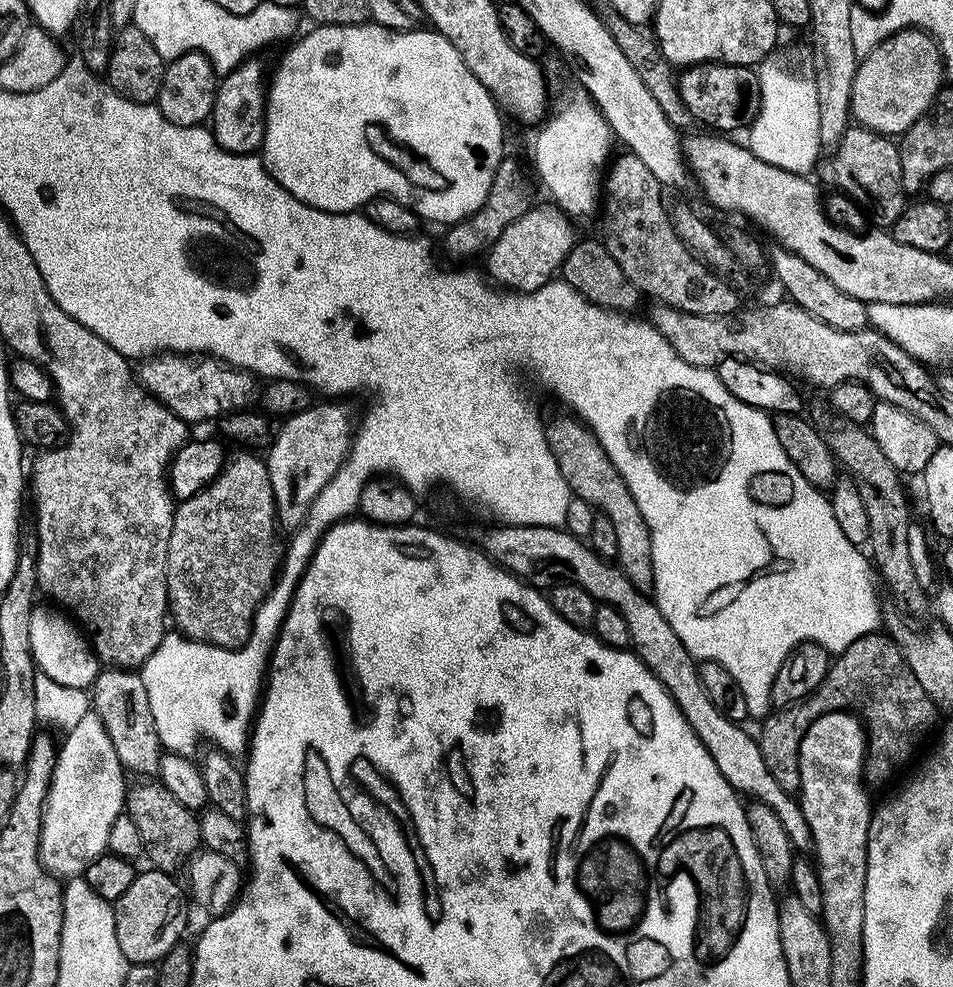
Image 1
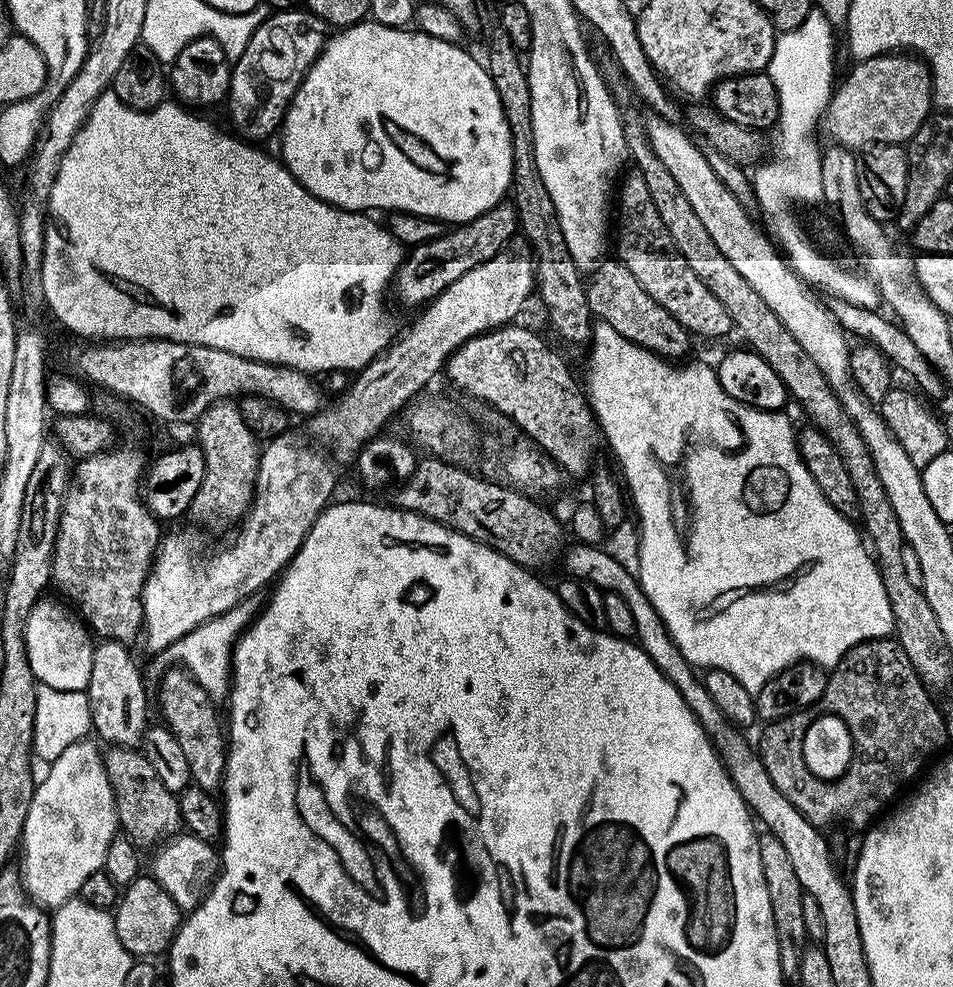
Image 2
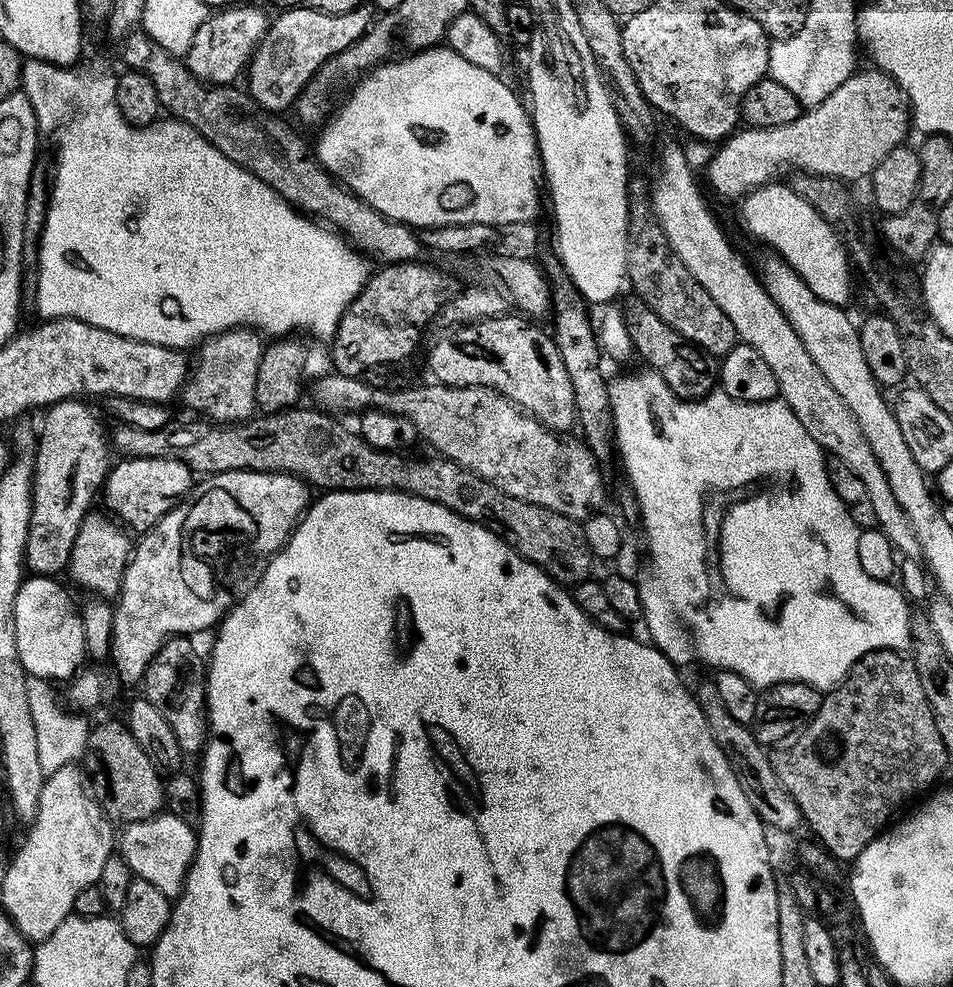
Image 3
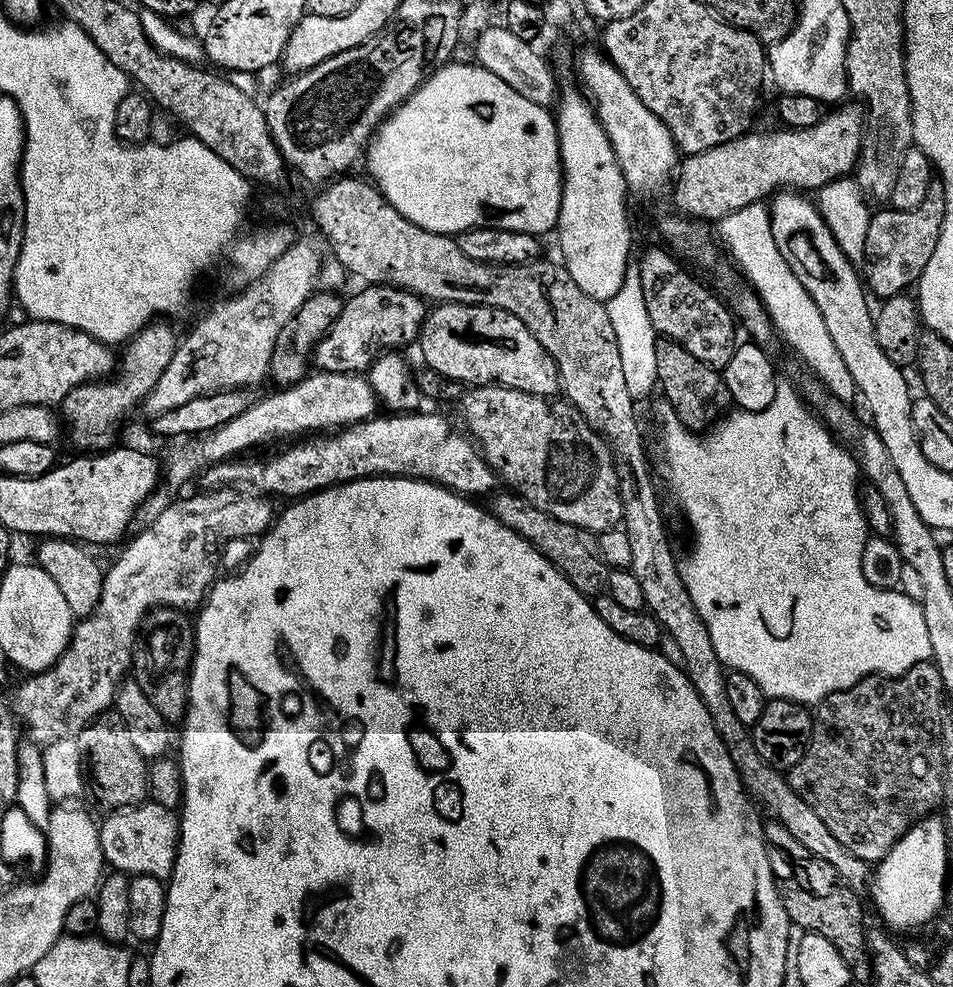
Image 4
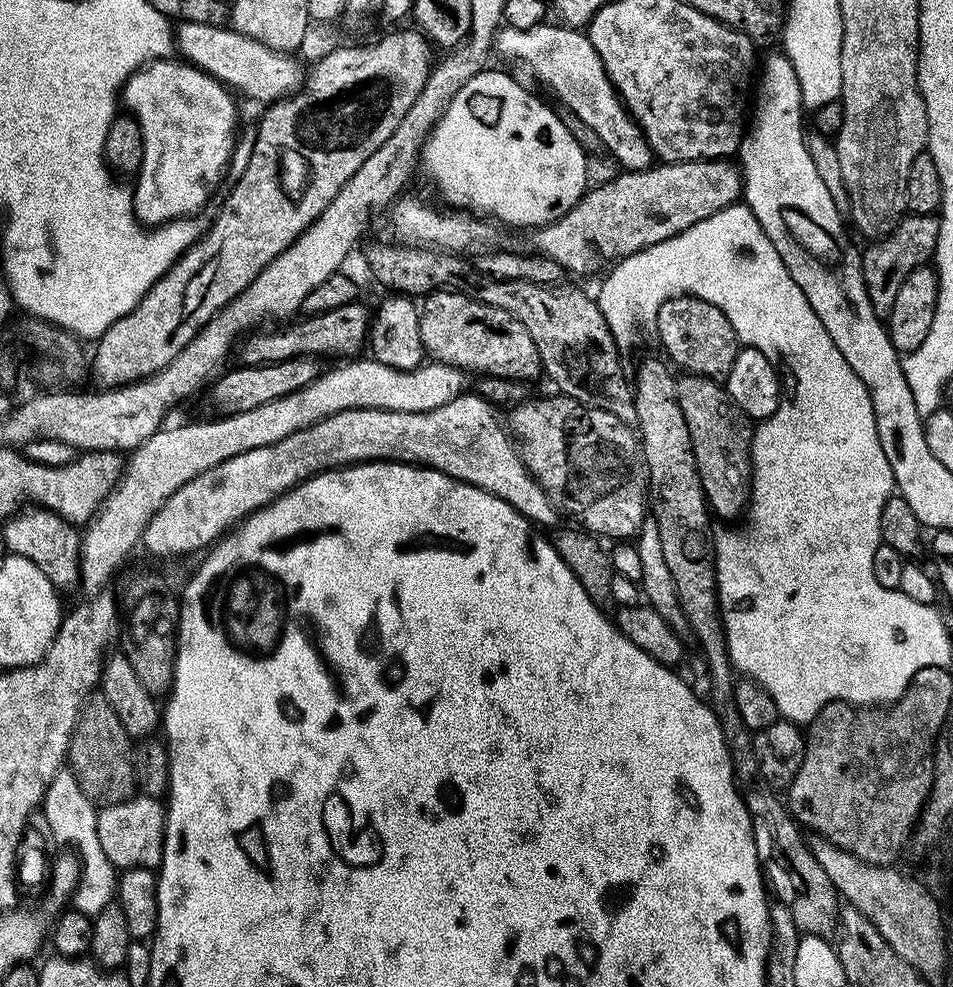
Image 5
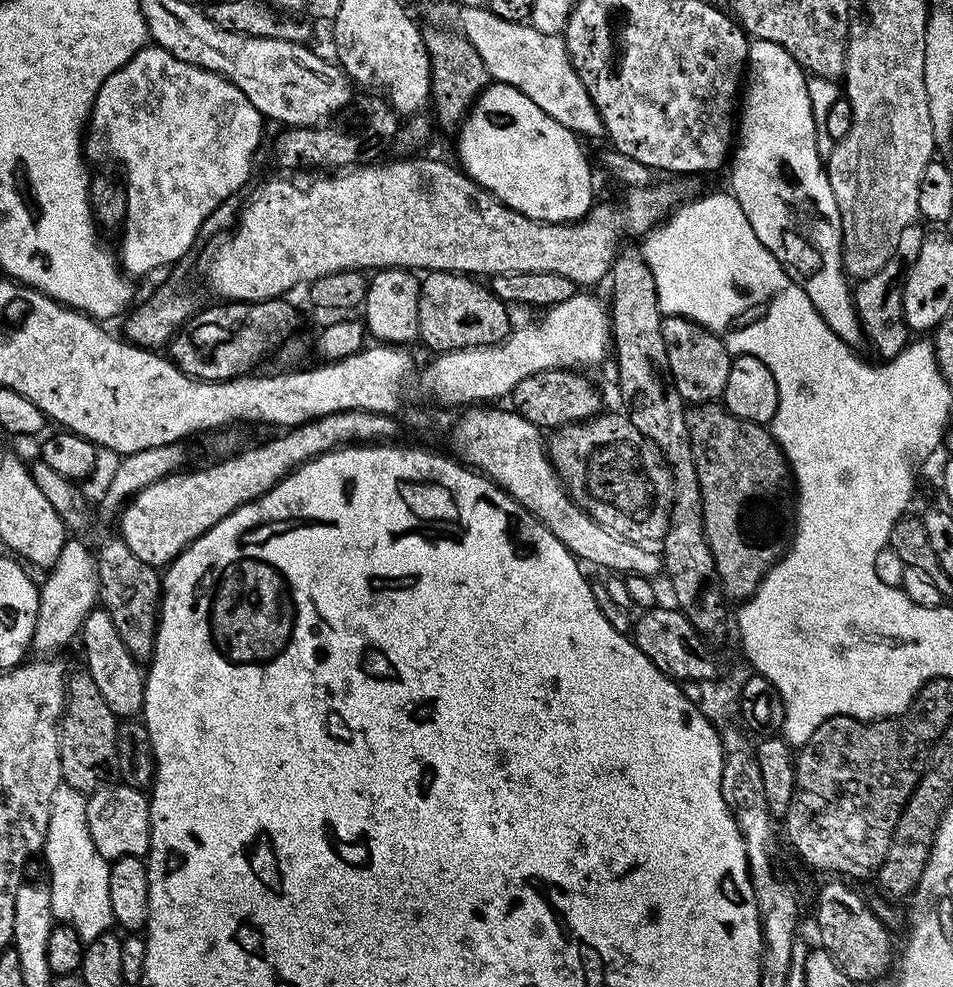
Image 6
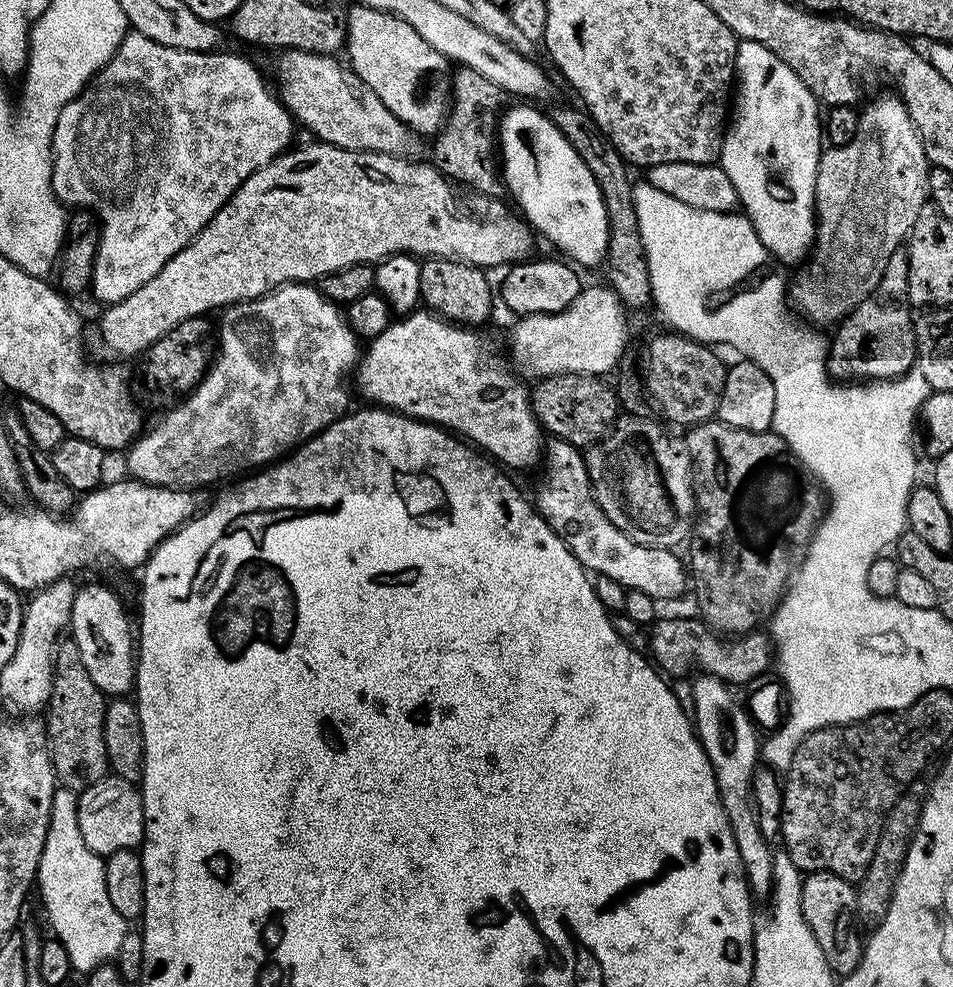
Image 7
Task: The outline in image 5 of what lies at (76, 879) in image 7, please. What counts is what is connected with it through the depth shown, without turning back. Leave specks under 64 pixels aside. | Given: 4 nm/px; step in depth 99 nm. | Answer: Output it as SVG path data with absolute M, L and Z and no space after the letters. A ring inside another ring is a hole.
M61 770L54 774L50 786L44 795L42 812L50 826L50 837L60 844L69 844L71 851L80 862L80 880L70 897L71 907L82 914L95 917L107 904L113 903L116 894L118 869L102 851L102 842L98 839L98 808L78 786L78 778L70 770Z

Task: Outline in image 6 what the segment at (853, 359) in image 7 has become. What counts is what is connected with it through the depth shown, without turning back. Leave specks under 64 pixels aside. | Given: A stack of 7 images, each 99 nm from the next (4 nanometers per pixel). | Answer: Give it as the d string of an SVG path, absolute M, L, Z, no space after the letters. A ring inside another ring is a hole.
M919 223L906 226L906 230L898 234L898 246L890 262L886 262L886 266L882 266L878 274L870 274L865 280L859 281L854 288L856 313L860 319L860 325L864 327L867 343L869 345L872 343L876 347L877 354L885 361L893 360L910 343L910 333L902 310L902 290L904 273L914 262L914 258L922 254L922 242L926 232L920 227Z

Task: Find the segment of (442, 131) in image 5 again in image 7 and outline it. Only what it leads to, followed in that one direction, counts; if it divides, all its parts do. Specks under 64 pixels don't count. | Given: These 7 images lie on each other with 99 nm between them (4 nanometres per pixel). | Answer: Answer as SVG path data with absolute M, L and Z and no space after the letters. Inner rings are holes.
M520 102L517 108L512 108L503 113L499 117L499 127L498 127L498 160L502 165L504 163L504 168L502 166L502 179L504 187L506 189L507 195L512 195L514 199L520 203L519 211L522 213L525 220L532 225L533 229L541 237L545 236L554 247L557 248L560 253L563 254L573 265L579 266L581 269L592 268L595 264L603 265L606 260L606 253L608 250L608 219L606 218L606 206L604 205L604 196L598 190L598 182L594 182L594 174L590 174L590 170L586 170L586 162L582 162L582 158L578 158L578 150L574 150L574 146L570 146L568 139L561 134L558 130L556 123L552 121L551 115L539 112L539 107L529 106L527 103Z

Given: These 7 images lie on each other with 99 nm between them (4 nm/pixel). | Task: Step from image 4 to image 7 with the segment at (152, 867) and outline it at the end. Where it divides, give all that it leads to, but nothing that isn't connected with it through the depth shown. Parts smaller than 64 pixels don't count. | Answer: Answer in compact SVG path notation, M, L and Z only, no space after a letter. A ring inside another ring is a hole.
M111 774L78 796L78 830L94 854L107 858L118 850L136 850L144 842L144 807L139 787L133 781Z

